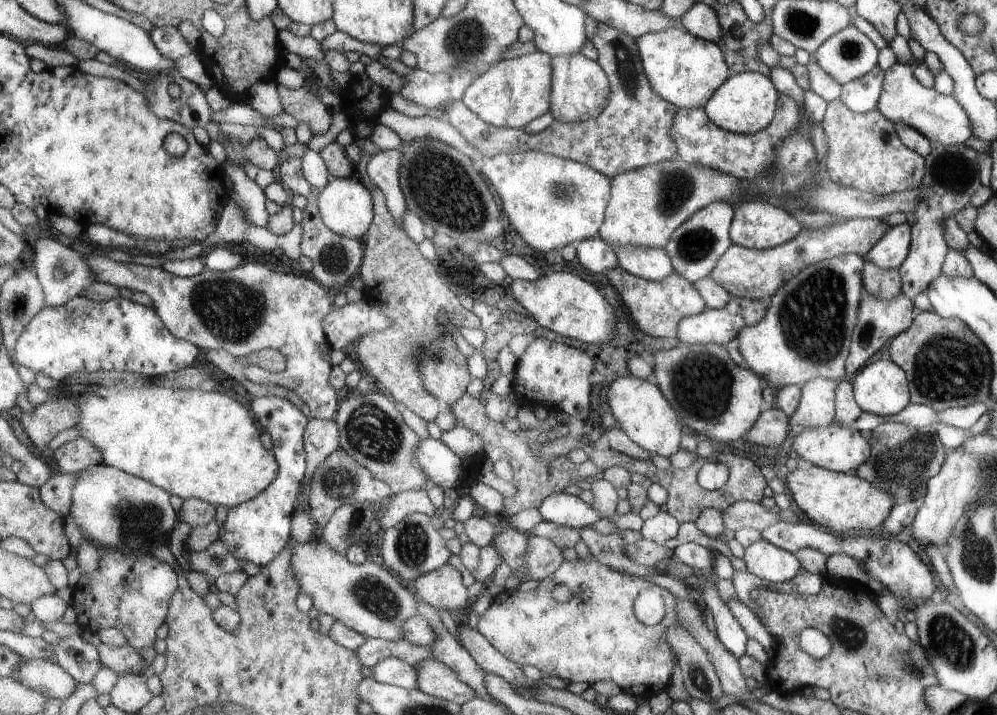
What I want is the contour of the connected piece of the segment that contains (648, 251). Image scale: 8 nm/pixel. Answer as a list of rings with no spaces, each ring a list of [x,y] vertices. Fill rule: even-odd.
[[[625,245],[617,248],[619,267],[630,275],[650,281],[662,281],[674,272],[665,249]]]

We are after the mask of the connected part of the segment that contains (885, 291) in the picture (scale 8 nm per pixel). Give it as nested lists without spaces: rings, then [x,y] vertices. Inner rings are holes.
[[[864,260],[862,288],[871,296],[894,299],[901,292],[901,277],[898,269],[880,269],[877,265]]]

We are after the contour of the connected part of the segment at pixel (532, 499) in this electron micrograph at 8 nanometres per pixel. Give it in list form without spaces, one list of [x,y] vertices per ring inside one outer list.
[[[465,393],[457,402],[447,406],[446,409],[454,414],[456,426],[471,429],[481,437],[484,444],[484,454],[473,458],[473,465],[466,468],[465,476],[461,482],[463,485],[467,485],[470,488],[475,482],[478,482],[476,473],[483,472],[483,464],[487,464],[487,460],[490,460],[492,464],[499,462],[499,460],[506,460],[512,467],[513,478],[511,484],[515,486],[517,492],[512,498],[504,499],[504,509],[508,516],[523,512],[525,509],[539,508],[549,495],[561,493],[565,486],[585,480],[589,476],[594,478],[595,474],[597,474],[598,466],[591,460],[584,463],[573,463],[566,453],[550,461],[544,459],[532,449],[532,443],[537,440],[539,442],[549,442],[549,440],[544,439],[545,432],[539,429],[513,432],[507,430],[505,424],[487,417],[487,414],[485,414],[487,408],[485,408],[485,404],[481,403],[479,397],[473,398],[471,394]]]

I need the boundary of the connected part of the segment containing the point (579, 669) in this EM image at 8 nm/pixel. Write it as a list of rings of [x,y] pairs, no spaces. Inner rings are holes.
[[[593,558],[590,562],[577,560],[565,561],[555,574],[539,582],[536,589],[518,591],[517,589],[501,592],[493,604],[479,617],[477,628],[489,639],[489,642],[502,652],[509,660],[520,664],[537,666],[545,674],[559,677],[567,682],[585,682],[589,686],[595,682],[614,681],[620,690],[633,697],[649,699],[651,696],[665,690],[670,681],[676,658],[671,647],[663,638],[665,630],[670,626],[681,627],[675,614],[675,601],[678,598],[666,589],[639,580],[637,577],[621,576],[615,569],[601,564]],[[559,584],[566,585],[571,592],[580,588],[588,588],[590,596],[587,601],[573,596],[566,603],[557,602],[551,592]],[[641,590],[652,590],[661,596],[664,604],[664,615],[654,626],[645,626],[635,617],[634,600]]]

